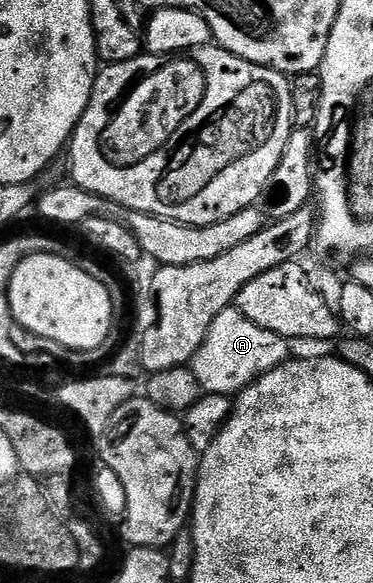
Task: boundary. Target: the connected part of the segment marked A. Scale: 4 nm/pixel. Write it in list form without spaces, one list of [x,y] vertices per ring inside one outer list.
[[[236,307],[221,311],[212,321],[206,334],[190,362],[190,368],[197,379],[201,392],[209,395],[235,396],[259,379],[266,372],[279,367],[290,357],[289,340],[261,329],[255,322],[249,321]]]

